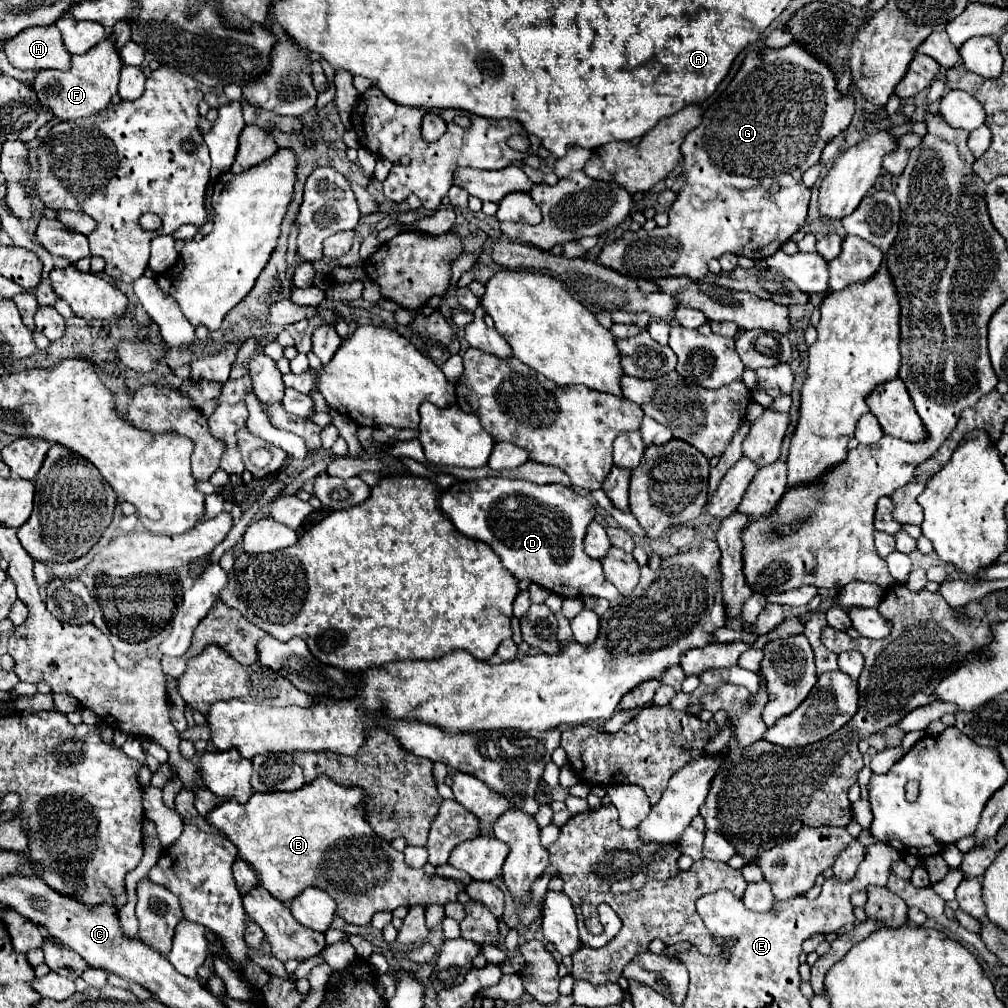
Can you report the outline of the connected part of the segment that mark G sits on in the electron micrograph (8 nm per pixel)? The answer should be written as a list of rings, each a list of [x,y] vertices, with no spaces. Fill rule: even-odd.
[[[789,44],[781,50],[767,46],[751,50],[723,94],[705,110],[701,124],[681,144],[687,182],[669,210],[669,224],[651,232],[643,228],[625,232],[615,242],[605,244],[595,262],[635,280],[665,276],[701,278],[707,274],[707,262],[725,252],[751,260],[765,260],[775,254],[805,224],[811,190],[801,178],[803,172],[819,162],[827,142],[841,134],[855,114],[853,98],[839,94],[835,84],[835,74],[799,44]]]

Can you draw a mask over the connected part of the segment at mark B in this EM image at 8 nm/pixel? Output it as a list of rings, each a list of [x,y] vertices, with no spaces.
[[[319,776],[317,780],[293,792],[255,792],[245,806],[229,800],[211,810],[207,822],[219,828],[239,848],[239,856],[259,872],[263,878],[263,888],[267,888],[271,896],[281,902],[289,902],[305,888],[317,886],[337,902],[339,916],[355,926],[369,926],[375,912],[391,912],[397,906],[445,906],[447,902],[455,902],[457,894],[463,890],[463,884],[451,878],[441,878],[437,874],[427,874],[425,870],[409,868],[403,860],[403,852],[397,852],[389,840],[379,838],[373,832],[365,820],[365,804],[367,800],[361,788],[345,788],[325,776]]]

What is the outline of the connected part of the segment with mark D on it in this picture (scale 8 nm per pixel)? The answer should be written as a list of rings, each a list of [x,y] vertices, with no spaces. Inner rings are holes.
[[[483,478],[483,480],[469,480],[469,482],[455,482],[449,490],[441,496],[441,508],[453,522],[453,526],[477,540],[485,540],[495,554],[501,558],[503,566],[517,578],[517,580],[531,580],[537,582],[551,592],[559,594],[561,598],[587,598],[599,596],[609,602],[619,598],[619,592],[611,582],[605,582],[605,572],[601,562],[587,556],[583,550],[583,540],[587,526],[595,516],[593,504],[577,494],[573,488],[563,484],[535,484],[519,478]]]

